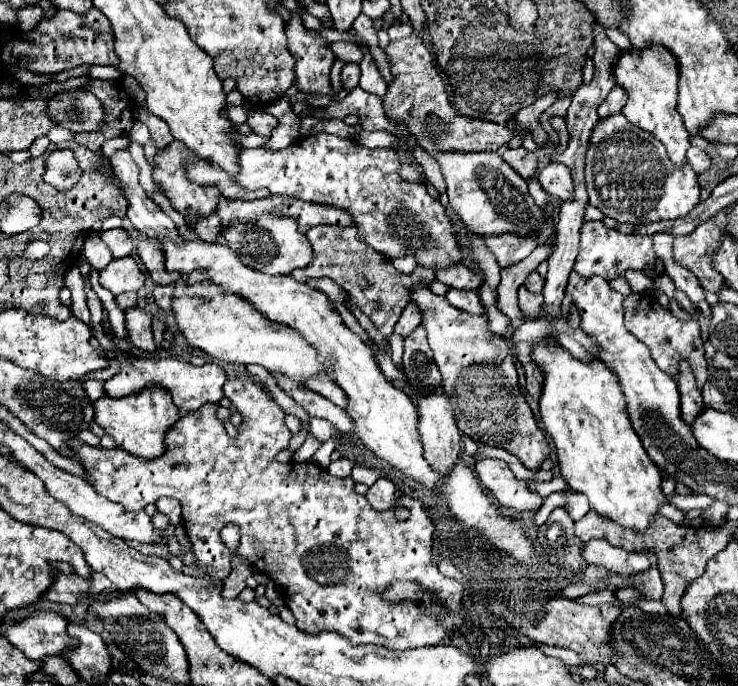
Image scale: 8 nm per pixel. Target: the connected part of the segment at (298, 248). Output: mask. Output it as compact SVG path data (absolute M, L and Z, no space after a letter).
M260 216L260 220L256 224L236 224L236 228L228 228L226 232L222 232L222 236L226 238L228 246L238 252L240 260L244 264L248 264L250 268L256 268L258 272L268 272L268 274L290 274L296 268L306 268L312 262L312 248L310 242L306 240L304 234L300 234L296 230L296 222L288 220L288 218L280 218L280 216Z

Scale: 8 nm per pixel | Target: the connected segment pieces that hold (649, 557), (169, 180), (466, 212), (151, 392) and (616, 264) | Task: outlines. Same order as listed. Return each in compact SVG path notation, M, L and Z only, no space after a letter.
M590 540L584 546L584 560L592 566L604 568L610 574L634 576L656 566L656 556L652 552L624 552L610 546L606 540Z
M178 140L172 142L168 148L164 148L156 154L154 164L152 164L152 172L154 172L152 178L154 178L154 182L158 182L164 188L164 194L170 200L172 208L178 210L182 216L210 216L222 194L214 186L212 188L198 186L186 178L186 160L188 158L190 158L190 150L186 150Z
M440 152L436 162L446 182L450 206L474 234L498 236L514 232L520 236L540 236L540 244L548 242L556 236L554 222L548 222L542 208L534 204L526 180L500 158L496 152Z
M144 388L144 392L138 392L136 396L124 396L120 400L112 400L108 396L102 396L94 402L94 420L110 434L116 442L116 446L124 448L126 452L152 460L164 454L166 432L180 420L180 410L172 404L172 398L168 392L160 392L160 388Z
M588 221L581 228L580 252L578 252L574 270L580 272L582 278L604 276L606 280L614 280L618 276L624 276L624 272L630 268L644 270L648 266L654 266L654 258L656 258L656 254L652 252L650 236L618 234L614 228L606 228L602 221Z

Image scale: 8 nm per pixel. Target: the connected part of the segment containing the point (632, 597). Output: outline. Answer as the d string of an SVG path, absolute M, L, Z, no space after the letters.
M632 588L620 590L615 594L615 596L621 603L627 605L633 605L641 598L641 594Z

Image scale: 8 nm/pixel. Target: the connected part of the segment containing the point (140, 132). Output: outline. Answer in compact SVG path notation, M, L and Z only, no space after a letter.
M134 122L134 126L132 126L132 132L130 132L130 136L128 136L132 142L138 142L138 144L146 144L146 142L150 142L150 132L148 132L148 126L146 124L142 124L142 122Z

